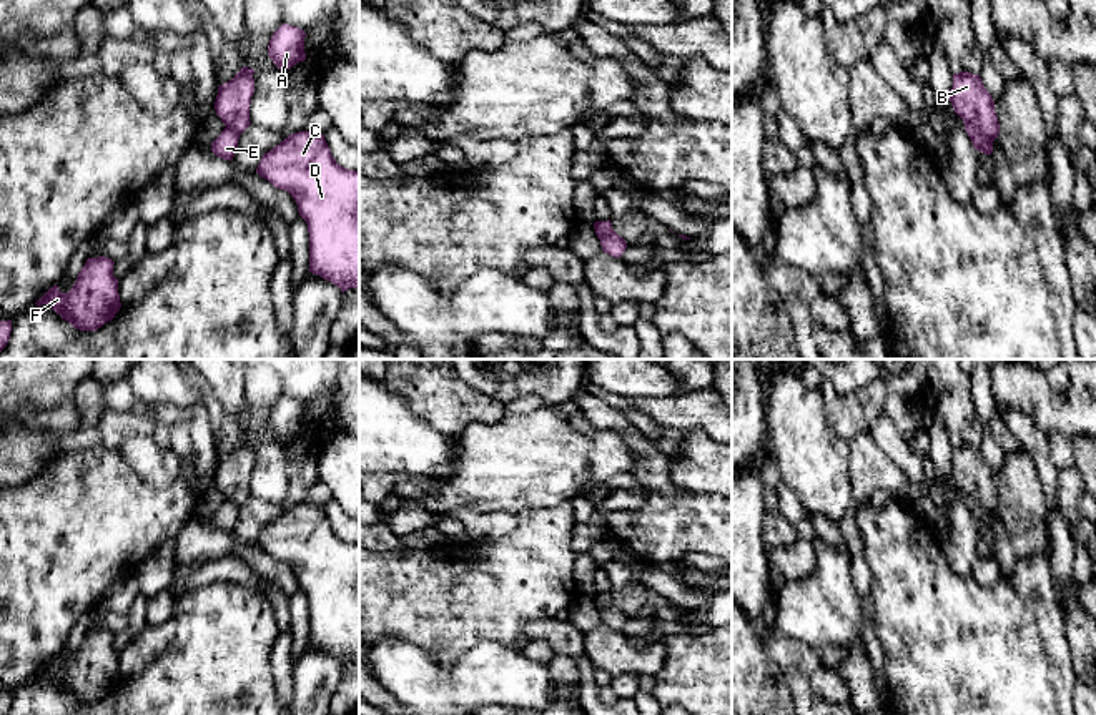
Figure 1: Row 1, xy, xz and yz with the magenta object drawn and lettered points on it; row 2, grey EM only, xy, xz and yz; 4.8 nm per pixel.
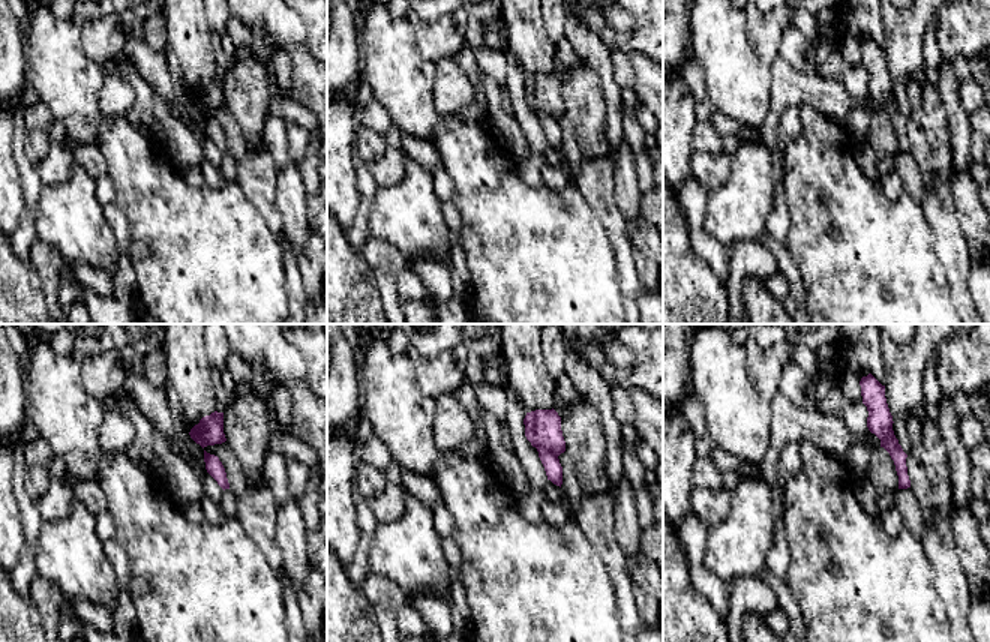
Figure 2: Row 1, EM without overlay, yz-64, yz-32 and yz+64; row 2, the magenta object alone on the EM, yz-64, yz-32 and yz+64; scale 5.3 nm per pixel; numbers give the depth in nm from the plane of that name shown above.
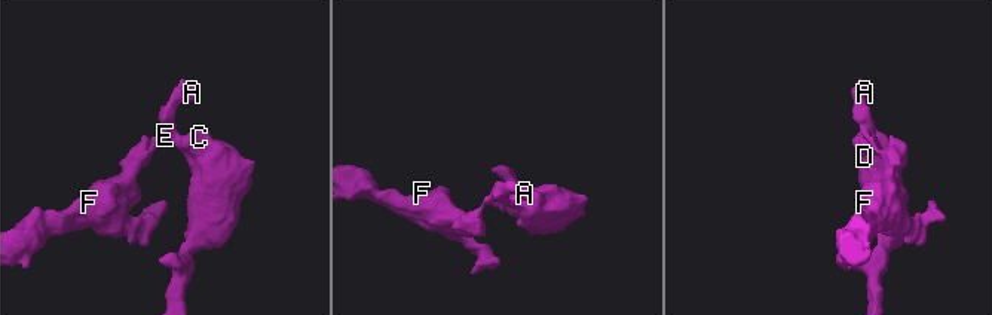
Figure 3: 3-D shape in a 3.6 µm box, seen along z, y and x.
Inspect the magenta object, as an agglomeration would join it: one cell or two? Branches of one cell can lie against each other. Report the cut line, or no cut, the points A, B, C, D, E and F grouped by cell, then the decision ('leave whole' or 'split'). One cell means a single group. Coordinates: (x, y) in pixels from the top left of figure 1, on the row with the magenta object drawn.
yz (965, 123), (970, 123), (992, 143) | A B C D / E F | split

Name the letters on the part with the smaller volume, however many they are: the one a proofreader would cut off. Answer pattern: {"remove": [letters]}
{"remove": ["E", "F"]}

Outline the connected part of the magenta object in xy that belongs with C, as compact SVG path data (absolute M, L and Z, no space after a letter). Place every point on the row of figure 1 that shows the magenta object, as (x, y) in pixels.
M298 131L263 155L256 173L288 191L309 233L309 269L343 293L359 288L359 171L336 163L324 135Z

